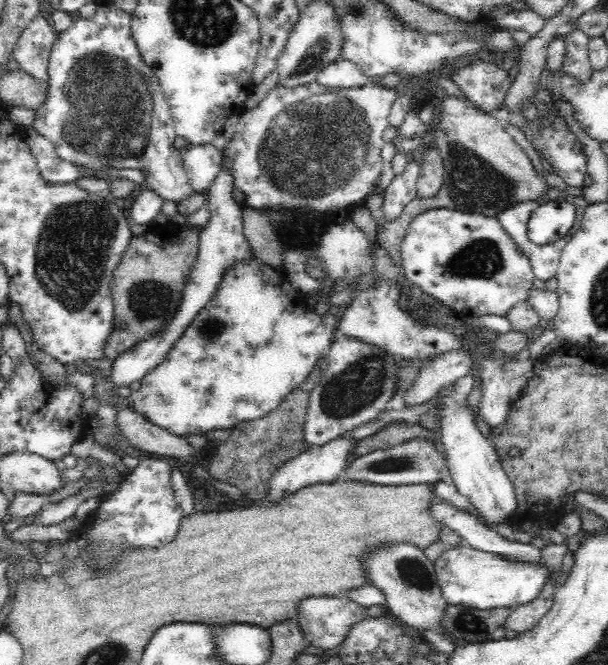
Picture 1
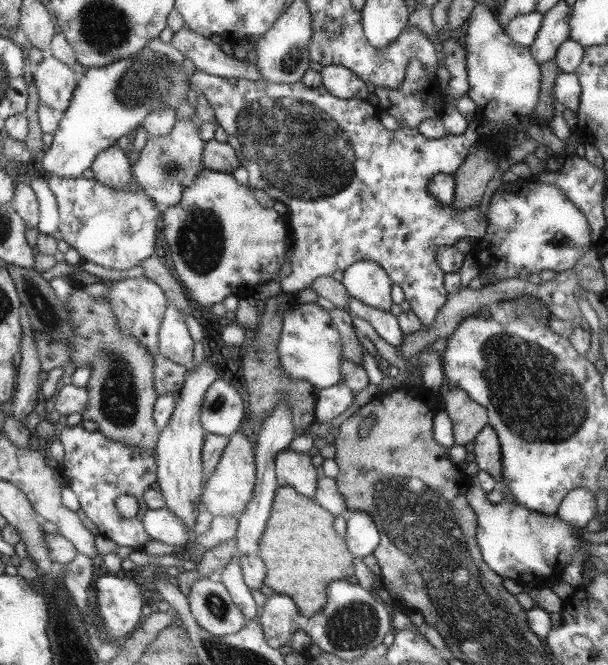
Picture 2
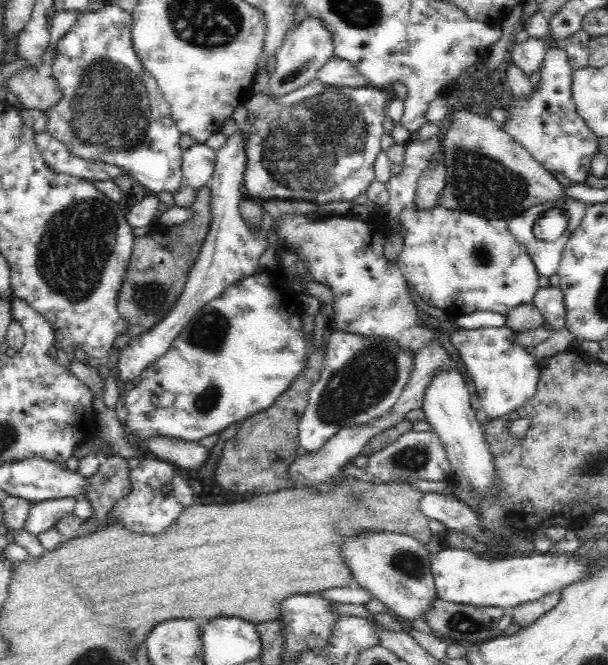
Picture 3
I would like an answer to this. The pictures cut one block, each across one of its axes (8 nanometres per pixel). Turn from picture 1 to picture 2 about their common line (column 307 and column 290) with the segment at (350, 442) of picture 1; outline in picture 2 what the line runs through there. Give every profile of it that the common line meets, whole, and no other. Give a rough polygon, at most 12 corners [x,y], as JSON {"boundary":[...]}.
{"boundary":[[310,453],[275,458],[277,482],[315,498],[320,470]]}

